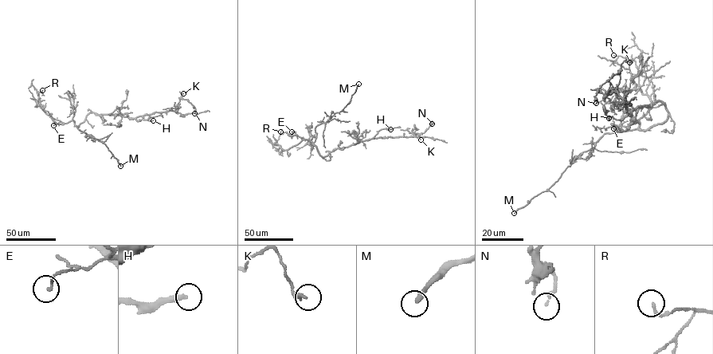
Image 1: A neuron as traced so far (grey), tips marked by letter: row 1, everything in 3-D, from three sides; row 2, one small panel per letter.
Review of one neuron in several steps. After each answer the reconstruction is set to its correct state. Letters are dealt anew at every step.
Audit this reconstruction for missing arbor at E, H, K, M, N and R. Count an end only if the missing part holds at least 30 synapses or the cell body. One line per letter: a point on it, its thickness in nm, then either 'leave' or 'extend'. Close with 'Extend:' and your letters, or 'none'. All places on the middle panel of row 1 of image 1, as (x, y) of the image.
E: (291, 131) | 160 nm | leave
H: (390, 129) | 320 nm | extend
K: (421, 139) | 240 nm | leave
M: (358, 84) | 280 nm | extend
N: (432, 123) | 170 nm | leave
R: (280, 131) | 100 nm | leave
Extend: H, M

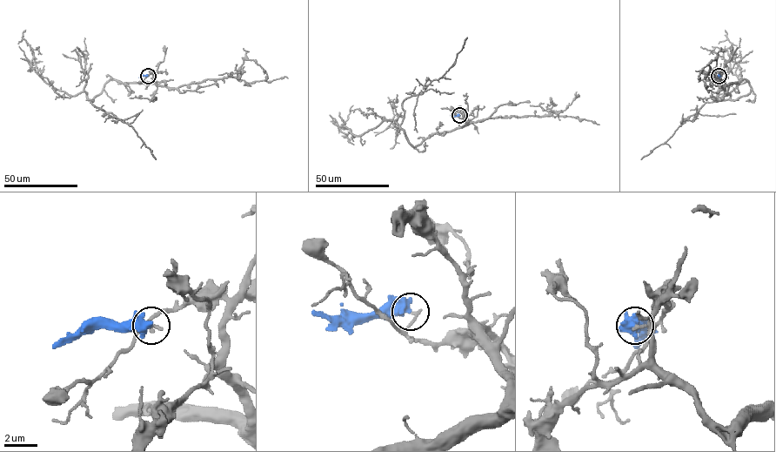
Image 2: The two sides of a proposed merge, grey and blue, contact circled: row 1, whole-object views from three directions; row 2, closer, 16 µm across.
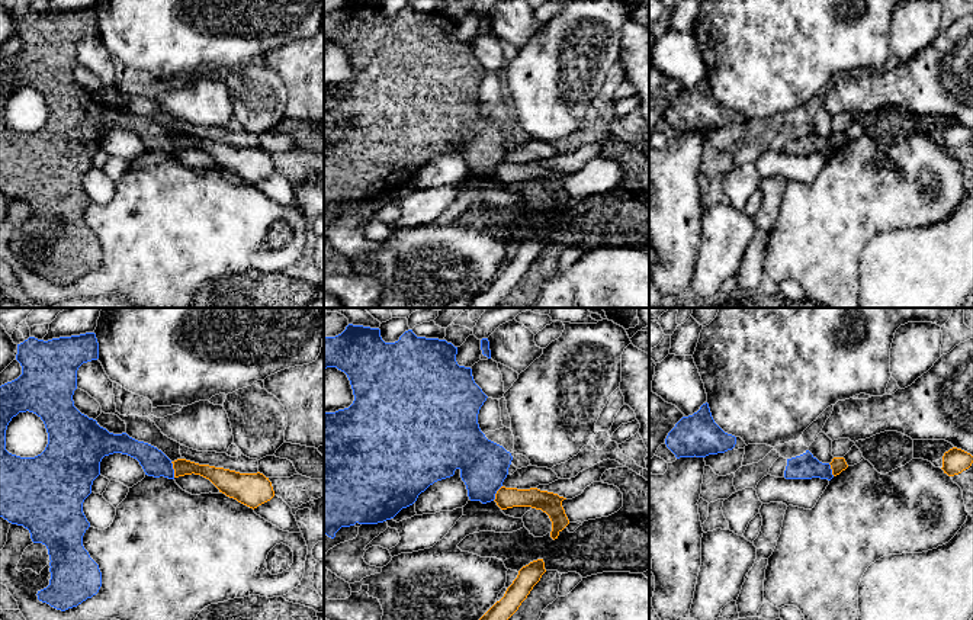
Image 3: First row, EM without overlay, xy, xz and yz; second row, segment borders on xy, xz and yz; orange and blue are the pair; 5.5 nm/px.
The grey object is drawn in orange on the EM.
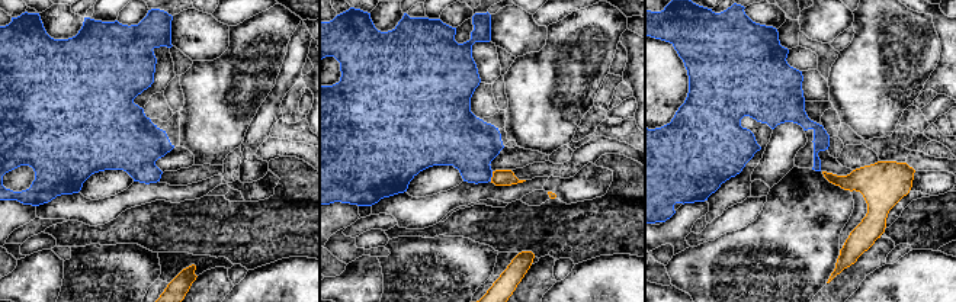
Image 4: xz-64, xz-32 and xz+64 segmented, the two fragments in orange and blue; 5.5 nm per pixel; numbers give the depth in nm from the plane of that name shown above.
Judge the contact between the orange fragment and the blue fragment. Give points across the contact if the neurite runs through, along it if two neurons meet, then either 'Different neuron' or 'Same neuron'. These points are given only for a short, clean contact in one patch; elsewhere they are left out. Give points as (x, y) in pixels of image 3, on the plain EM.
Boundary: xy (170, 137), (174, 151). Different neuron

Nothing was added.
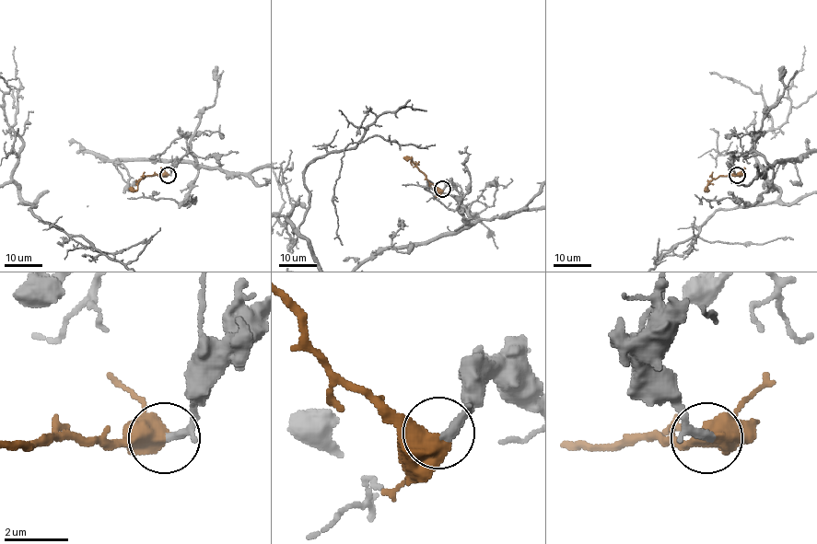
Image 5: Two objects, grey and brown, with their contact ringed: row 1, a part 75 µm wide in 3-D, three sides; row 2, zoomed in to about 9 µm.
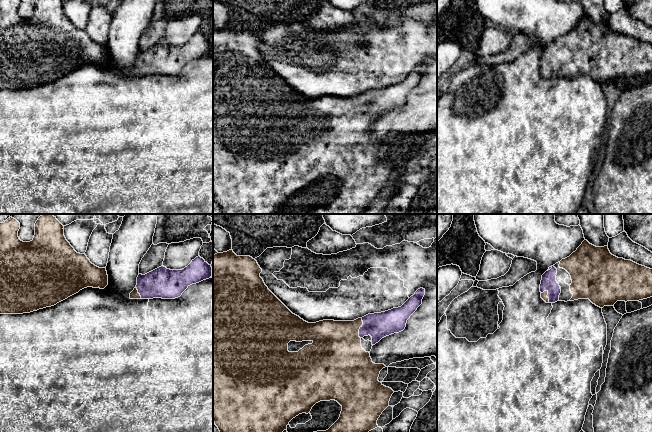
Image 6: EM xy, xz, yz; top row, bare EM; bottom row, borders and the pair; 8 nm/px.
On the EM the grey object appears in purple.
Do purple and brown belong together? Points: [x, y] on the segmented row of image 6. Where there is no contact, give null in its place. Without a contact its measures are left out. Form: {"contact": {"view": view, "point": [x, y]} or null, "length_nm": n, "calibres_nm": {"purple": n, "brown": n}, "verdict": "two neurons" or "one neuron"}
{"contact": {"view": "xz", "point": [360, 328]}, "length_nm": 170, "calibres_nm": {"purple": 200, "brown": 400}, "verdict": "one neuron"}

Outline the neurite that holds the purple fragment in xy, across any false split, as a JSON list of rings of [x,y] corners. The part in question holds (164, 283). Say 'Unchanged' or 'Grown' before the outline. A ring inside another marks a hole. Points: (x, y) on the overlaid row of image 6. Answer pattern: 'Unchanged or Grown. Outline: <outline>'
Grown. Outline: [[[200,256],[182,270],[161,266],[145,275],[139,274],[130,299],[175,299],[192,284],[209,279],[212,267]]]

